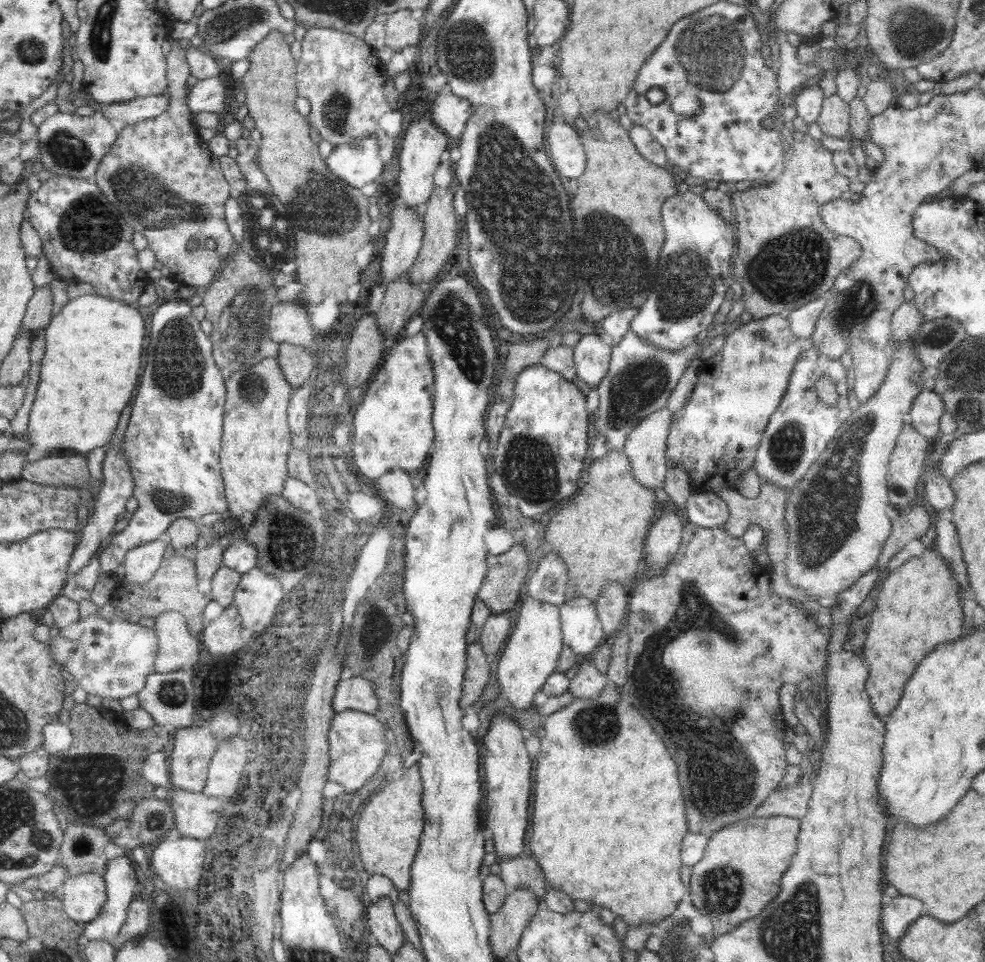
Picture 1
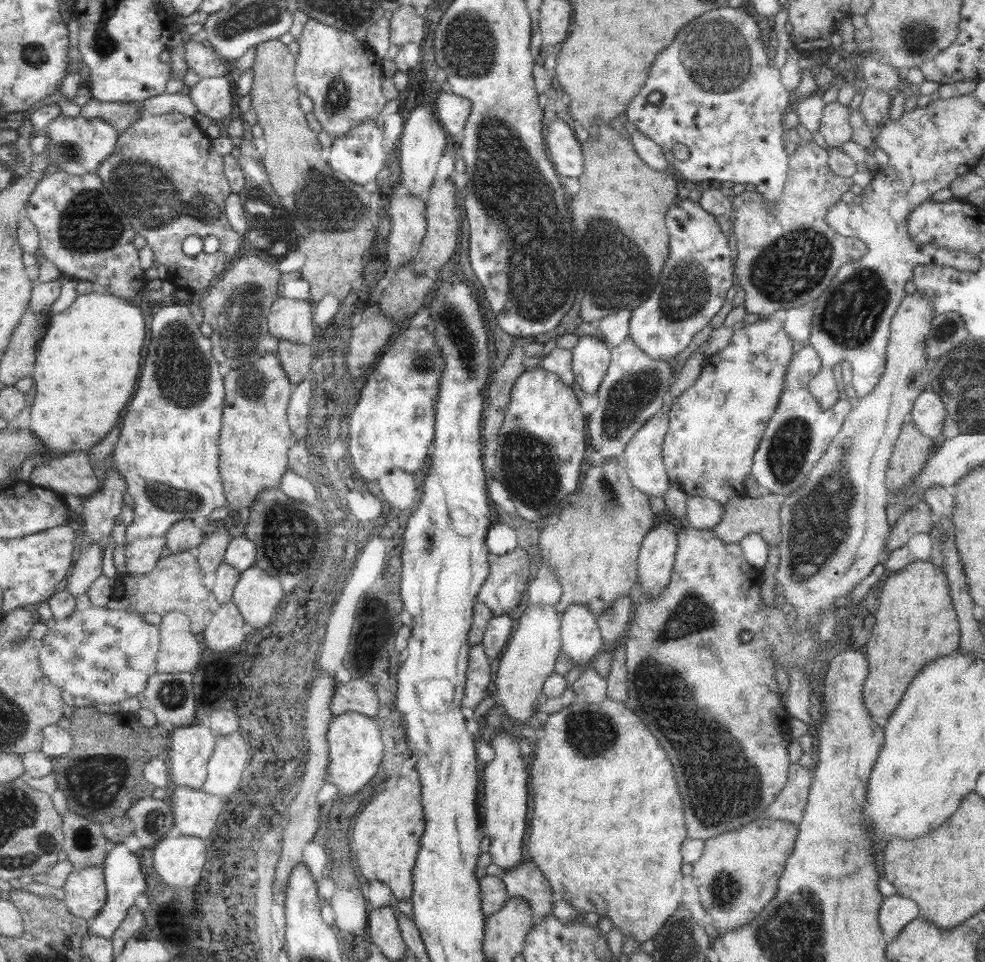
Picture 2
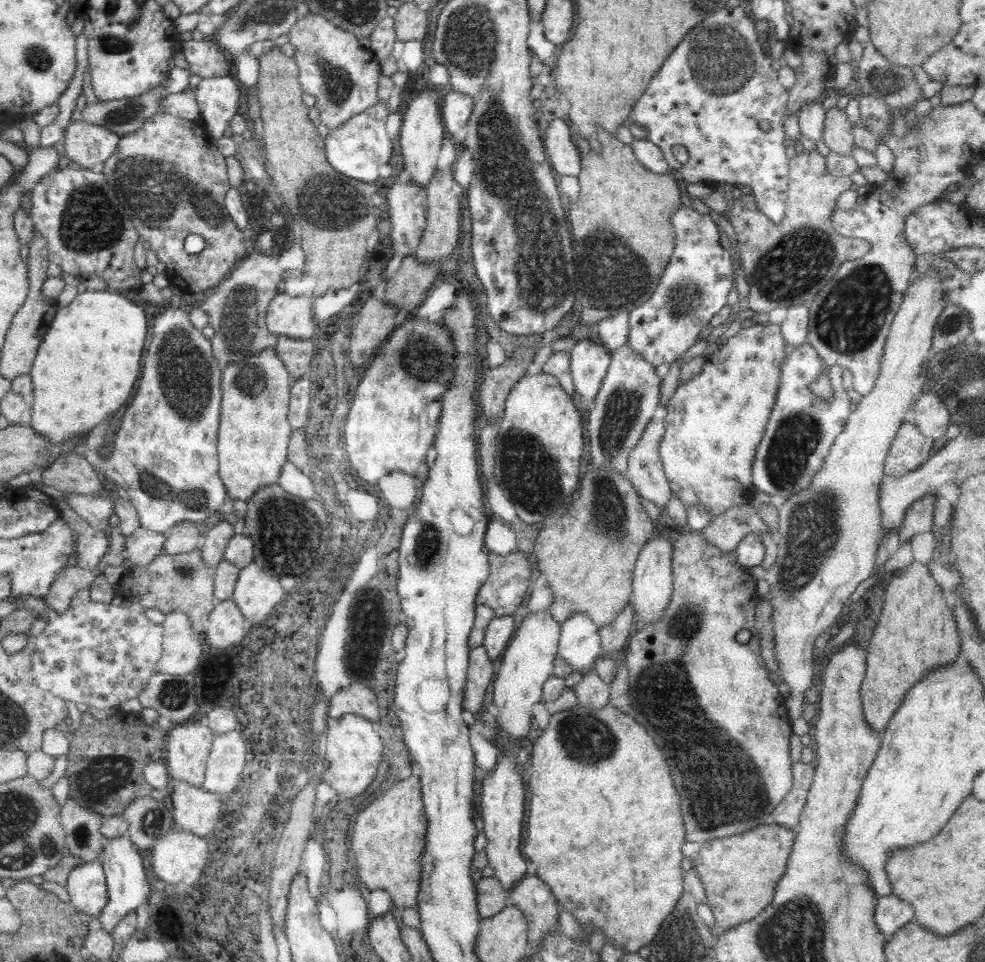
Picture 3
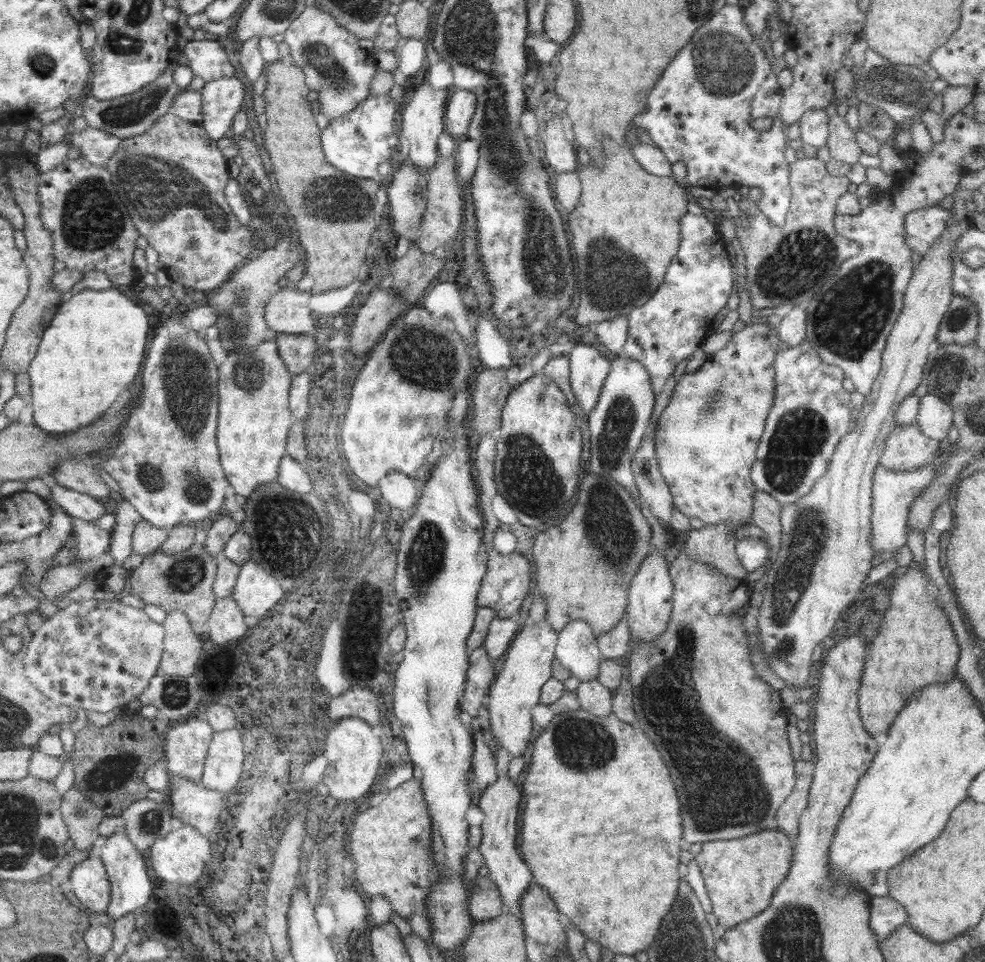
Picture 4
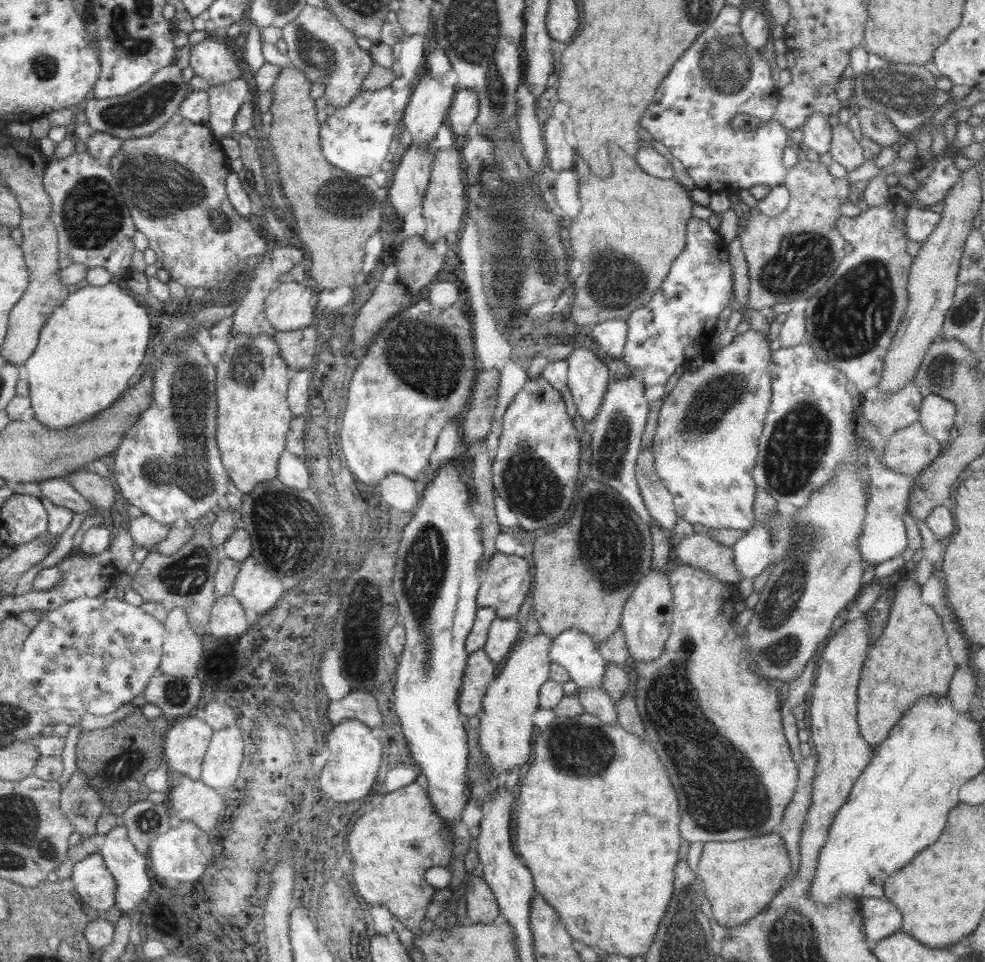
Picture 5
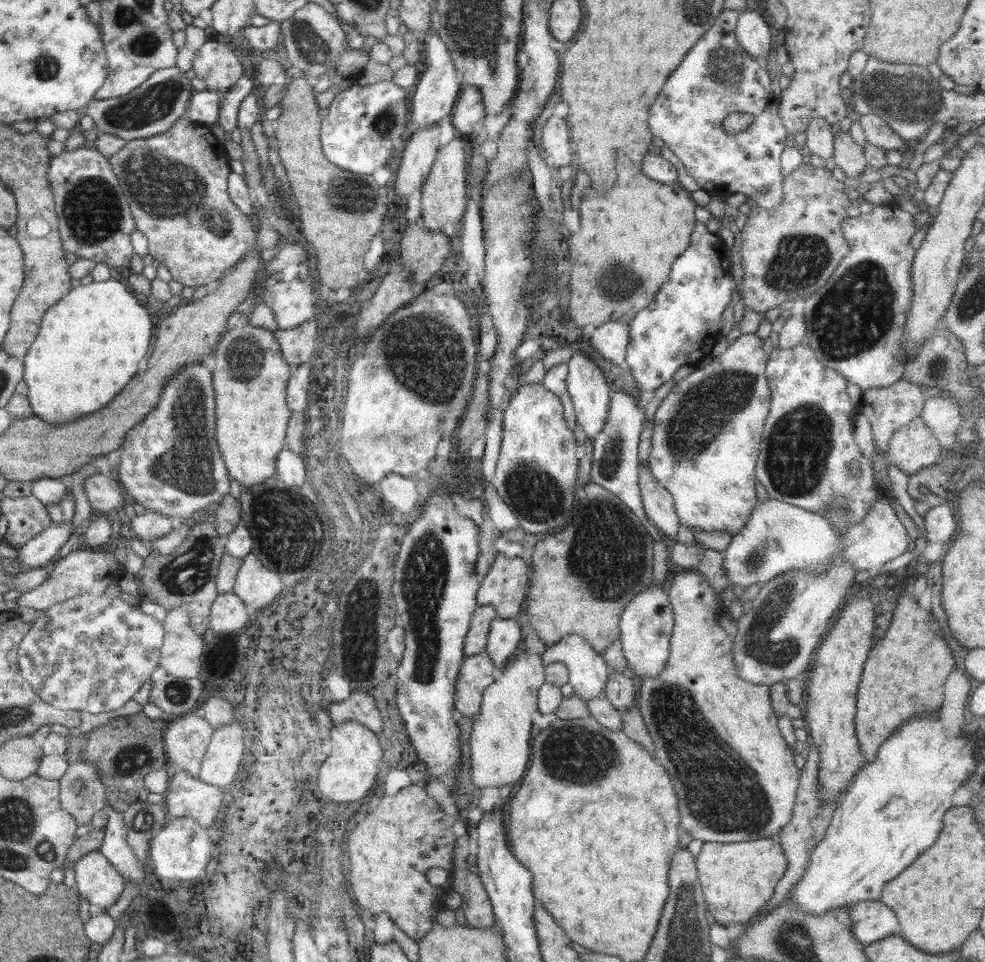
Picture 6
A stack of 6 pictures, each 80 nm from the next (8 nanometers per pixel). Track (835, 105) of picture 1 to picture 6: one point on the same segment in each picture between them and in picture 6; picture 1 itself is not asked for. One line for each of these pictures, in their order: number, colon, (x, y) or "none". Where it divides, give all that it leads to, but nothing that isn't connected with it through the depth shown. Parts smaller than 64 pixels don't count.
2: (835, 127)
3: (838, 132)
4: (841, 141)
5: (845, 149)
6: (848, 155)

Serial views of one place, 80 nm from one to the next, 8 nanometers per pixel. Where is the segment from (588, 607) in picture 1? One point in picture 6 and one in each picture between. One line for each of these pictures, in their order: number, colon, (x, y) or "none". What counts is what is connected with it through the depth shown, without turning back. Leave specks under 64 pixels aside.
2: (581, 639)
3: (579, 644)
4: (577, 650)
5: (573, 649)
6: (588, 673)

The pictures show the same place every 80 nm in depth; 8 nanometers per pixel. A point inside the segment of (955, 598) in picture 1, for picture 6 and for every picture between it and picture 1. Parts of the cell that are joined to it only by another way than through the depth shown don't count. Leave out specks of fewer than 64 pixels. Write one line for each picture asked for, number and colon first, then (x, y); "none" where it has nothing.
2: (916, 623)
3: (917, 632)
4: (917, 646)
5: (912, 657)
6: (907, 669)

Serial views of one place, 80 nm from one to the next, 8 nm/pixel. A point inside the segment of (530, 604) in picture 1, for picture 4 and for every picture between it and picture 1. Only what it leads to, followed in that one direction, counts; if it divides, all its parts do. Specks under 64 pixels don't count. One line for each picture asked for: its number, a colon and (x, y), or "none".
2: (529, 658)
3: (528, 661)
4: (527, 663)

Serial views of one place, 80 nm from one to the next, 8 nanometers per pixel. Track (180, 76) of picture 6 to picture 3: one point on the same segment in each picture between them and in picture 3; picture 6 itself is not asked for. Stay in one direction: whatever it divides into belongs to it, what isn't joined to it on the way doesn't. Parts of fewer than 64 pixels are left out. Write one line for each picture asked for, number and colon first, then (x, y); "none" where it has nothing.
3: (124, 116)
4: (130, 115)
5: (141, 112)

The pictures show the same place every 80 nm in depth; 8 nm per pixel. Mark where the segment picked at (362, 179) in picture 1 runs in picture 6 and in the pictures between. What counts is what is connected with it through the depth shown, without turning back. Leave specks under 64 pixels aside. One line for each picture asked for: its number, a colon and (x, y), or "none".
2: (359, 156)
3: (356, 149)
4: (357, 143)
5: (356, 139)
6: (358, 133)

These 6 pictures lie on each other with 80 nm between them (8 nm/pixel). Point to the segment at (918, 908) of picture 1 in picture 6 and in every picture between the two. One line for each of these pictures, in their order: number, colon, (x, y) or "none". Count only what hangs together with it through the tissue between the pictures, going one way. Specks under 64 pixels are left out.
2: (895, 912)
3: (891, 913)
4: (886, 914)
5: (881, 918)
6: (871, 920)

